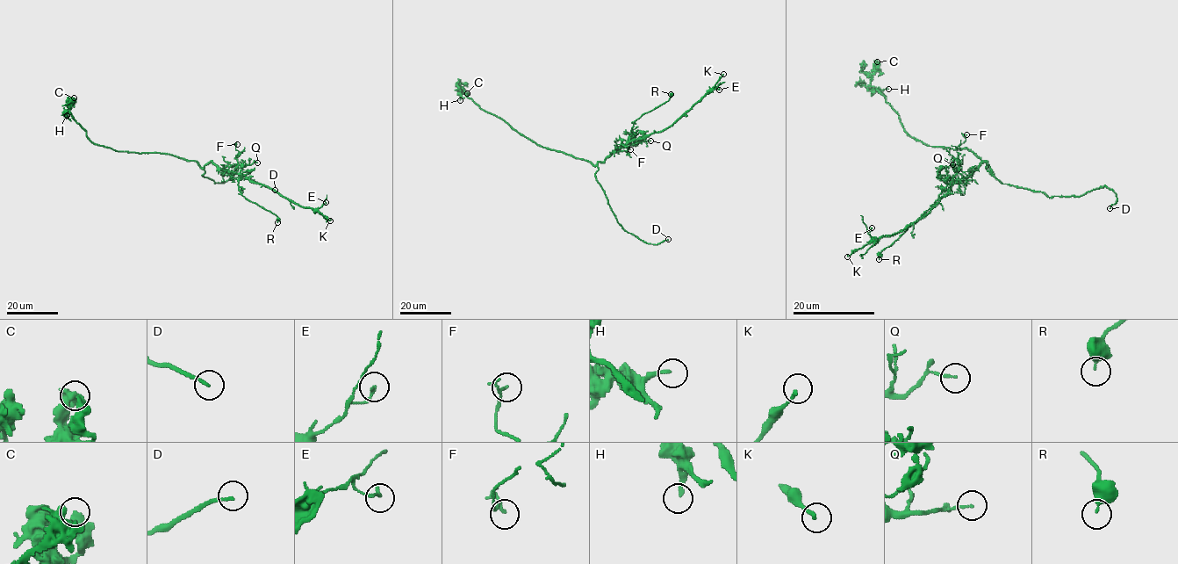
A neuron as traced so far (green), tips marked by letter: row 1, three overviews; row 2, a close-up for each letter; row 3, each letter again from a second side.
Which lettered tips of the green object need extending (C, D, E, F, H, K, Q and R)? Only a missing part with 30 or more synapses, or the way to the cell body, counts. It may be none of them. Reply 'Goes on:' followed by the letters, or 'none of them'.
Goes on: D

